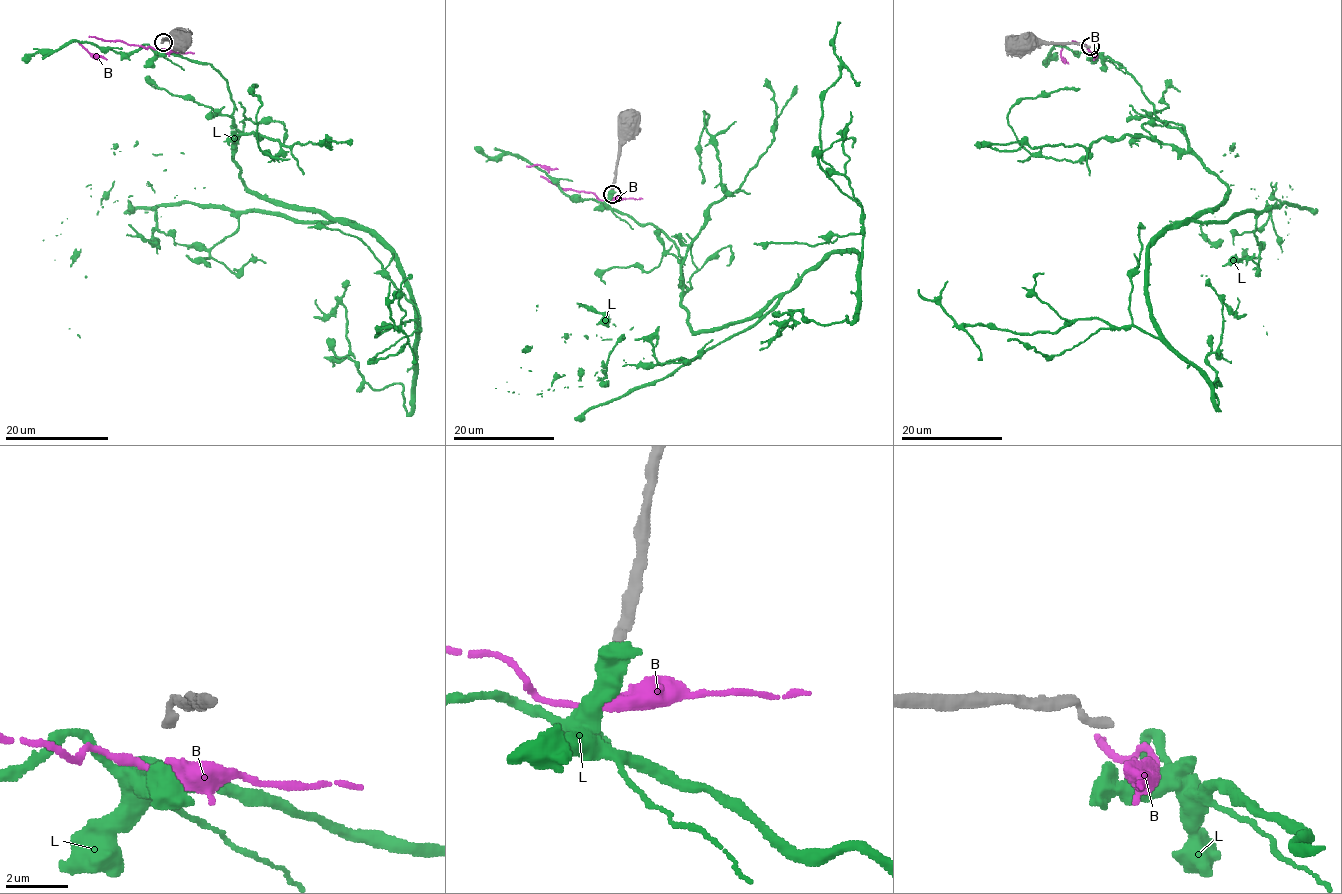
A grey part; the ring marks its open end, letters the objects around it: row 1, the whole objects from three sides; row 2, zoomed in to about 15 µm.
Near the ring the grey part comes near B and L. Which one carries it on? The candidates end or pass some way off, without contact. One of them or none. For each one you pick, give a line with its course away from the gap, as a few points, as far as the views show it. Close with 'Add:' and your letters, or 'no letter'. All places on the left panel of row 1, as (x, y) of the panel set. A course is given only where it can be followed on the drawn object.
Add: no letter

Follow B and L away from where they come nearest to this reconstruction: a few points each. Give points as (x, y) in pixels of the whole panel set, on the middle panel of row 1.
B: (613, 197), (603, 201), (590, 192), (560, 188), (532, 167), (557, 169)
L: (610, 193), (675, 244), (694, 331), (779, 300), (695, 359), (623, 337), (579, 386), (495, 388), (531, 371)

